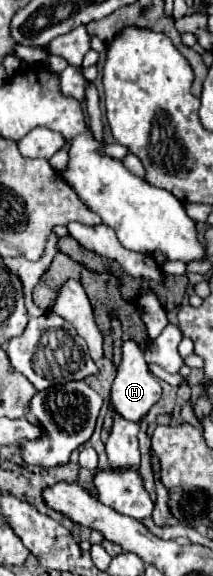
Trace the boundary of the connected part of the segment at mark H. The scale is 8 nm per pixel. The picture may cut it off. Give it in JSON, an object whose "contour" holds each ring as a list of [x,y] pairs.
{"contour":[[[126,340],[122,344],[122,362],[118,366],[118,372],[112,382],[112,390],[110,390],[110,400],[116,412],[122,414],[126,420],[140,420],[160,400],[160,396],[162,396],[160,382],[150,372],[148,362],[144,358],[144,350],[134,340]]]}

